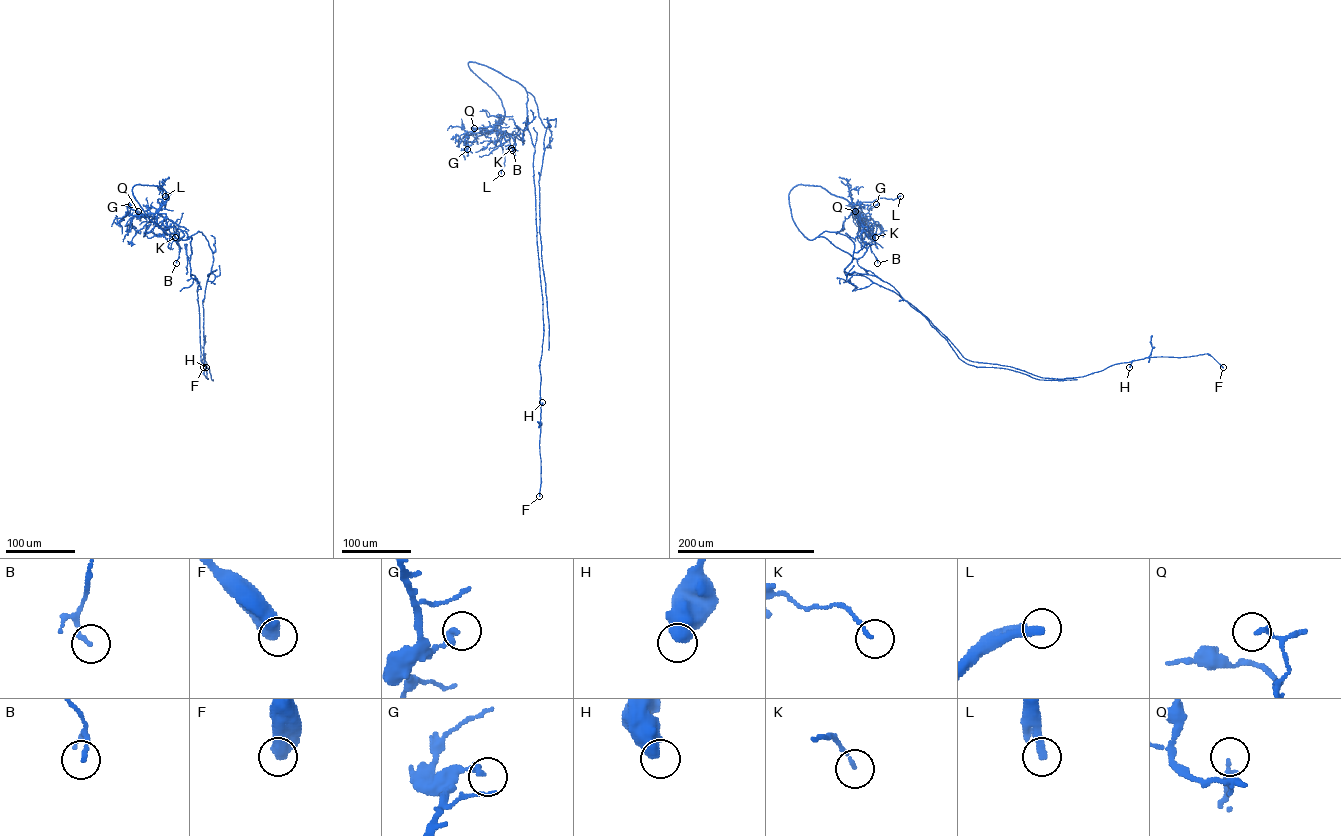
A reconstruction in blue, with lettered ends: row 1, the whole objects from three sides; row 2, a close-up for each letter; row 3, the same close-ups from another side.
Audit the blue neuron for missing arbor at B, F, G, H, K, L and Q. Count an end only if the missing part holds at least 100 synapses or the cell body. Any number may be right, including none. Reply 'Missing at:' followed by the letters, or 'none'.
Missing at: none

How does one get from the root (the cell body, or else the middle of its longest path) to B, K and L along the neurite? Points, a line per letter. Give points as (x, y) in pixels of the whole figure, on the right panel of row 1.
B: (848, 275), (849, 254), (796, 226), (794, 187), (845, 198), (877, 263)
K: (848, 275), (849, 254), (798, 229), (789, 191), (819, 185), (843, 197), (875, 237)
L: (848, 275), (849, 254), (798, 229), (789, 191), (820, 186), (852, 205), (900, 196)

